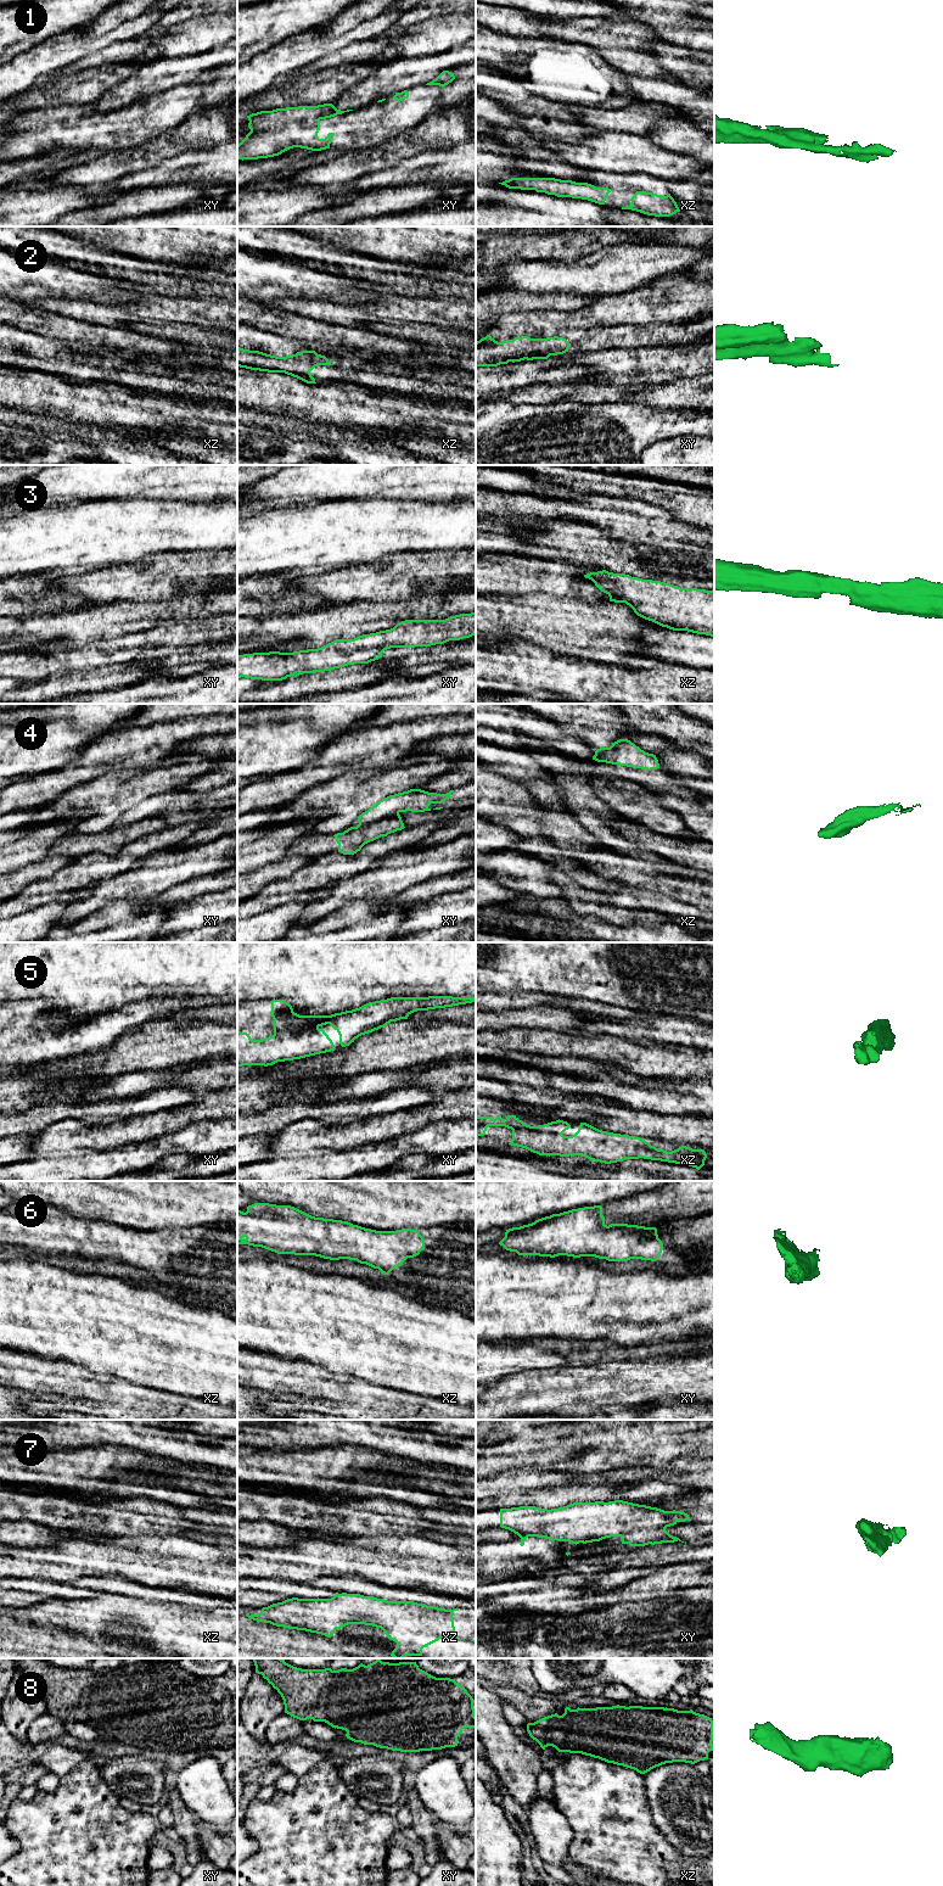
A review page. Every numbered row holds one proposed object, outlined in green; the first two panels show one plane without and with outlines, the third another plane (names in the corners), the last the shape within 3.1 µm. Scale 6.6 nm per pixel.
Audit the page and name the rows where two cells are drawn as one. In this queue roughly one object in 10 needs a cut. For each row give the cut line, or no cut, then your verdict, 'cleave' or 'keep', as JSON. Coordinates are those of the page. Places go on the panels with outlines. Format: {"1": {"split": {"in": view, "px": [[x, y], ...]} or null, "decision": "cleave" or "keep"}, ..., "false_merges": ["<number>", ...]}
{"1": {"split": null, "decision": "keep"}, "2": {"split": null, "decision": "keep"}, "3": {"split": null, "decision": "keep"}, "4": {"split": {"in": "xy", "px": [[398, 812], [359, 823]]}, "decision": "cleave"}, "5": {"split": null, "decision": "keep"}, "6": {"split": null, "decision": "keep"}, "7": {"split": null, "decision": "keep"}, "8": {"split": null, "decision": "keep"}, "false_merges": ["4"]}

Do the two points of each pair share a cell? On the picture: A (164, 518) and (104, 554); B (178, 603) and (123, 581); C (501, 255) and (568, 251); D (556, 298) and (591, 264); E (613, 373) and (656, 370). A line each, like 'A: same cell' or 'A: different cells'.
A: same cell
B: different cells
C: same cell
D: different cells
E: same cell

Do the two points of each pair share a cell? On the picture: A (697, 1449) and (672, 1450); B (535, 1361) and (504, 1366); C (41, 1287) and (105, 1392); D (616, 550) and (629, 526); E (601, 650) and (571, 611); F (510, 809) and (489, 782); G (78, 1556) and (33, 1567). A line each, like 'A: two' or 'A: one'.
A: one
B: one
C: two
D: two
E: one
F: one
G: one

